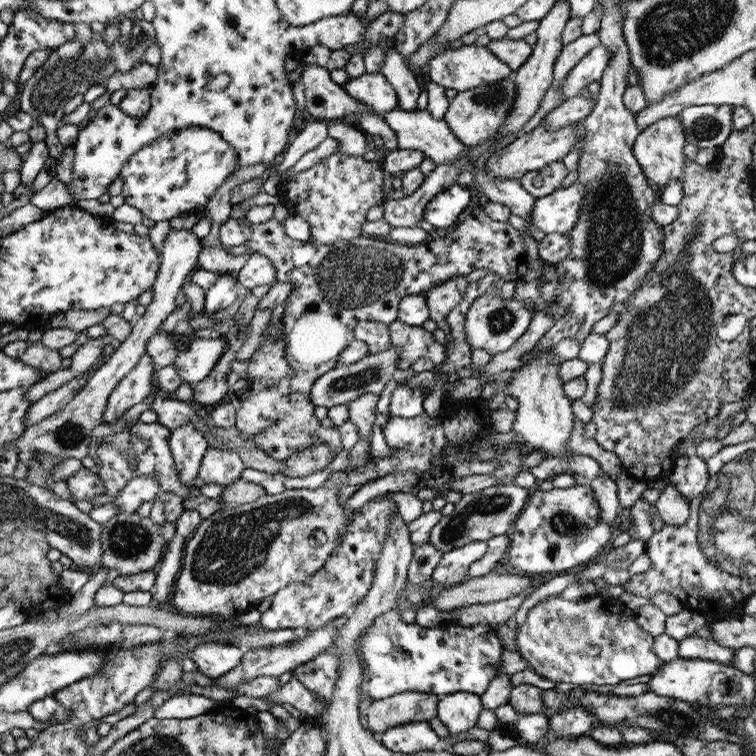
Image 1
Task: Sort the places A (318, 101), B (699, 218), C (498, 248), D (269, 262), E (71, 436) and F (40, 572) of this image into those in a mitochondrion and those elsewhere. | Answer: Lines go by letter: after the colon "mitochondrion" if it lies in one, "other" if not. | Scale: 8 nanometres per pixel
A: other
B: mitochondrion
C: other
D: other
E: mitochondrion
F: other

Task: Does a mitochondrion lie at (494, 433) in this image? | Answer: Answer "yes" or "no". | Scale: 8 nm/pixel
no

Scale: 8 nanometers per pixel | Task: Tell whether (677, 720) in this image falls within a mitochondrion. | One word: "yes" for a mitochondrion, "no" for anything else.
yes

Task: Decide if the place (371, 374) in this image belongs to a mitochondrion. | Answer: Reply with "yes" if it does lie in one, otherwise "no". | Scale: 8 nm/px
yes

